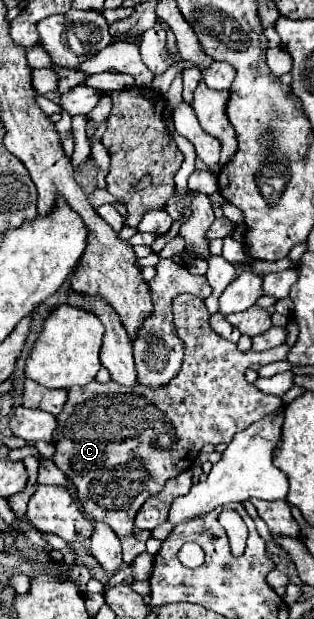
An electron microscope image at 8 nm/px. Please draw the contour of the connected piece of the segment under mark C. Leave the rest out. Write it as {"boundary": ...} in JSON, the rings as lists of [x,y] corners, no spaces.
{"boundary":[[[177,295],[173,315],[175,329],[187,343],[183,367],[173,381],[153,389],[139,383],[125,387],[113,379],[107,383],[93,379],[89,385],[69,389],[65,409],[57,415],[55,455],[51,459],[69,477],[87,517],[107,523],[117,533],[126,564],[145,551],[145,543],[133,535],[133,519],[141,505],[159,493],[165,481],[187,471],[203,445],[231,443],[237,431],[279,413],[283,405],[277,395],[261,393],[249,385],[243,373],[253,363],[285,361],[289,345],[263,353],[241,353],[235,343],[211,329],[205,303],[195,295]]]}

